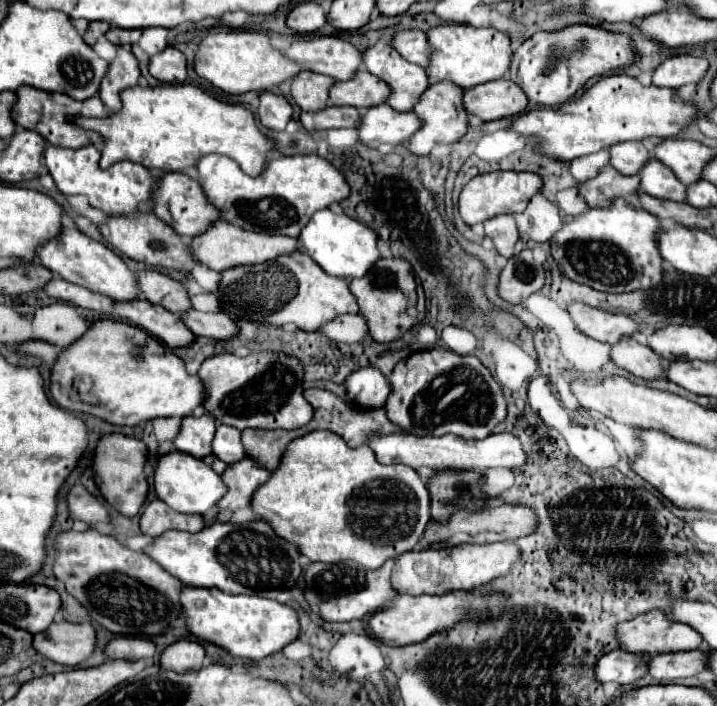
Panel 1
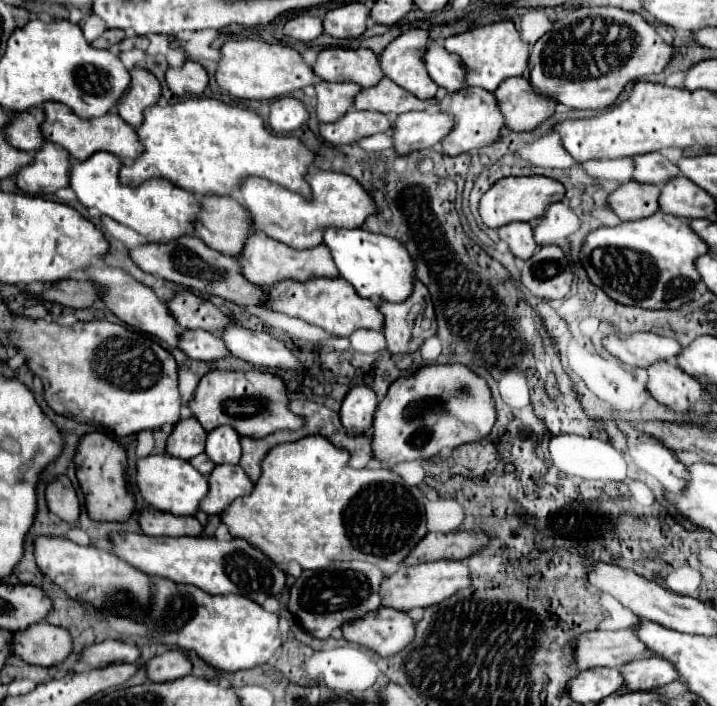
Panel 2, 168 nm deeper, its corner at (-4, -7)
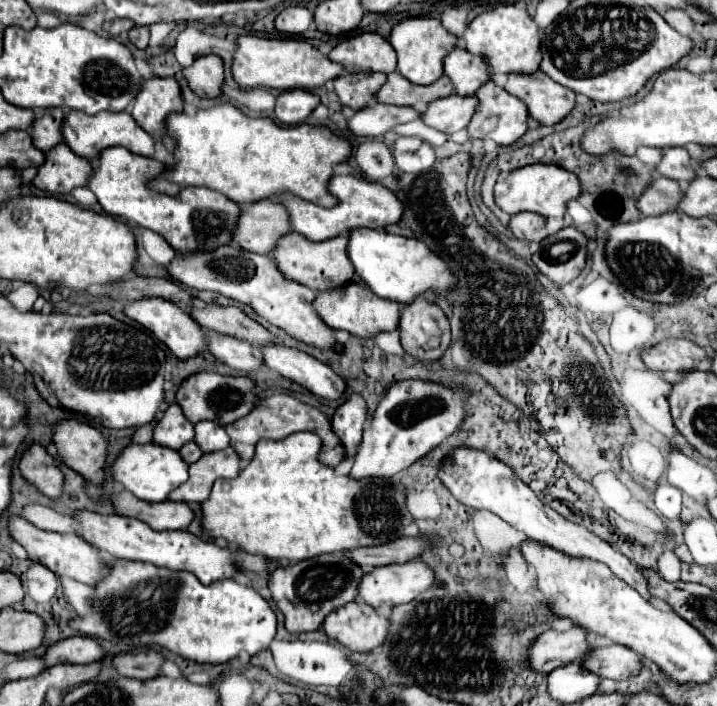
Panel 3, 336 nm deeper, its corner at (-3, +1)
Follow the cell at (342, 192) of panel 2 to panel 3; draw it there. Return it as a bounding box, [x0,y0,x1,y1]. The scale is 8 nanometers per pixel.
[275,176,403,242]

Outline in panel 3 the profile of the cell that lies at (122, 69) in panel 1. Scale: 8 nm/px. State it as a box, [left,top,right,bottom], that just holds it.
[131,78,183,152]

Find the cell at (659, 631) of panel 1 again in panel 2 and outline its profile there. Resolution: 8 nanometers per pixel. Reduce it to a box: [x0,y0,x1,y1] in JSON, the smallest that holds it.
[576,628,654,670]

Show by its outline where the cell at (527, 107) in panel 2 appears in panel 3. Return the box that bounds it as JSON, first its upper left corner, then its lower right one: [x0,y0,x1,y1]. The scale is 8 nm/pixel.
[505,70,575,126]

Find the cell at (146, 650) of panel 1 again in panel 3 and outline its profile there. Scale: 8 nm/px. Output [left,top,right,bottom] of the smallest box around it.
[43,636,105,666]

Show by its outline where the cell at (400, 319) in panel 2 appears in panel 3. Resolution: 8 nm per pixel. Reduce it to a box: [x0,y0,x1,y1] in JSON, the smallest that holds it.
[399,296,451,362]

